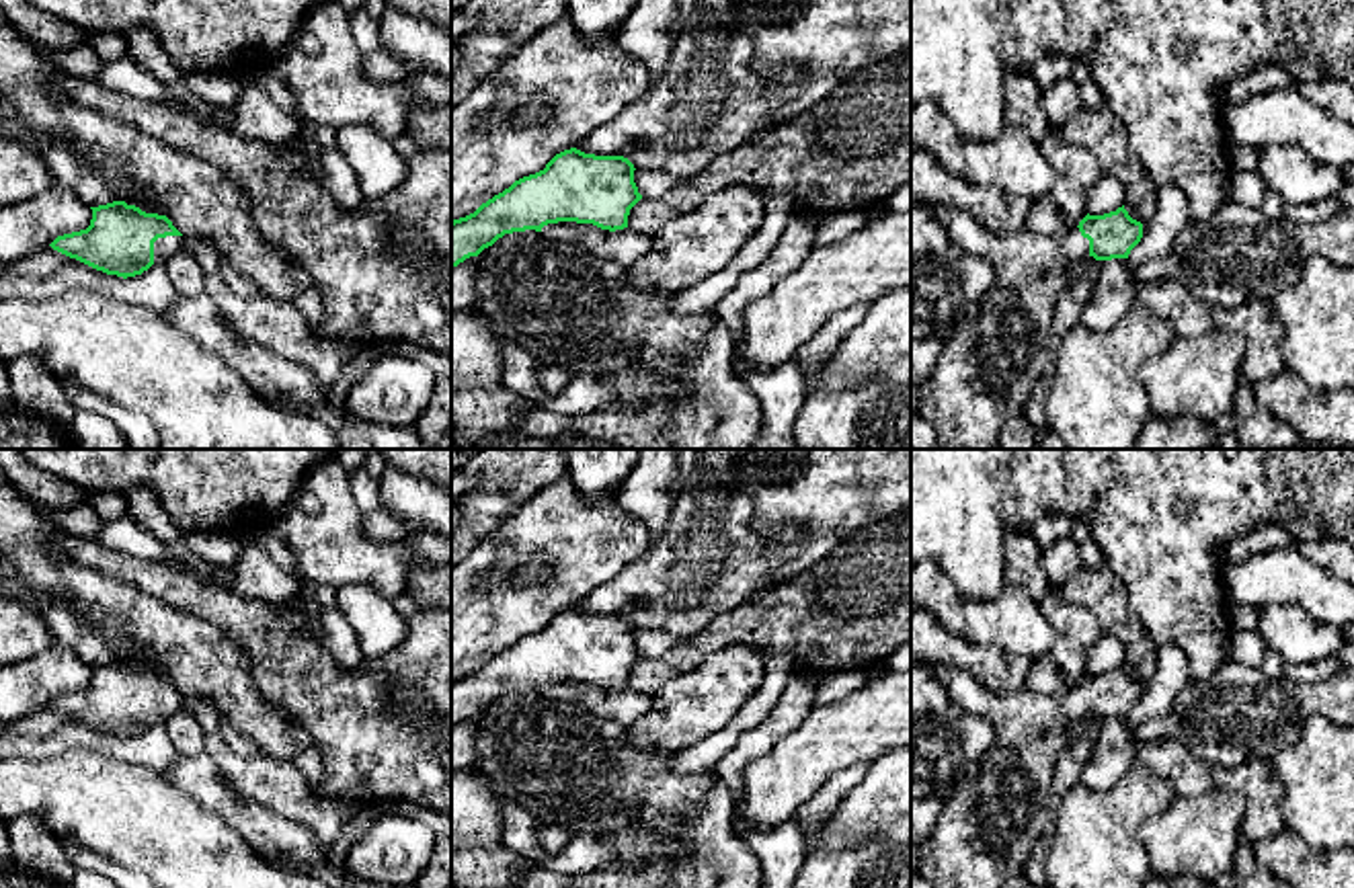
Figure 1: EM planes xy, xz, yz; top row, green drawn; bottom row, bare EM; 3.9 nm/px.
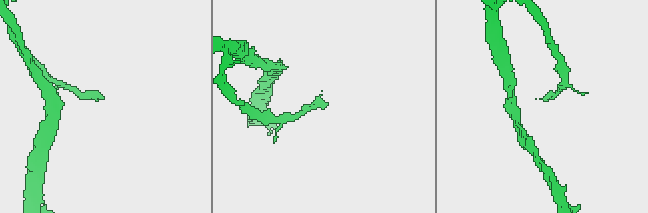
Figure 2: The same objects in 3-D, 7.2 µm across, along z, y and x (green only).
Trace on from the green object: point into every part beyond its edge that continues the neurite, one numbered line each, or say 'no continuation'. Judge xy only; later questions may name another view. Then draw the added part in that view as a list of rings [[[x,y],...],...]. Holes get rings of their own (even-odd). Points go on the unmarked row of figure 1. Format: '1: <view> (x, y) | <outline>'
1: xy (165, 708) | [[[166,695],[154,701],[154,724],[166,722],[185,708],[185,695]]]

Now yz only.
1: yz (1018, 716) | [[[927,660],[911,662],[925,667],[962,712],[987,720],[999,746],[1022,749],[1032,738],[1057,734],[1089,714],[1089,699],[1081,695],[1077,685],[1059,695],[1044,695],[1028,687],[997,693],[983,687],[962,667]]]

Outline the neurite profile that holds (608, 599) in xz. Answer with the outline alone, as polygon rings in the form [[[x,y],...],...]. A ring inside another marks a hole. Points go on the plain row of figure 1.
[[[695,449],[693,470],[673,498],[665,533],[640,560],[587,593],[574,605],[576,609],[595,615],[624,615],[634,628],[687,638],[724,611],[782,582],[773,572],[794,556],[798,541],[792,531],[767,539],[753,529],[753,500],[736,486],[730,451]]]

